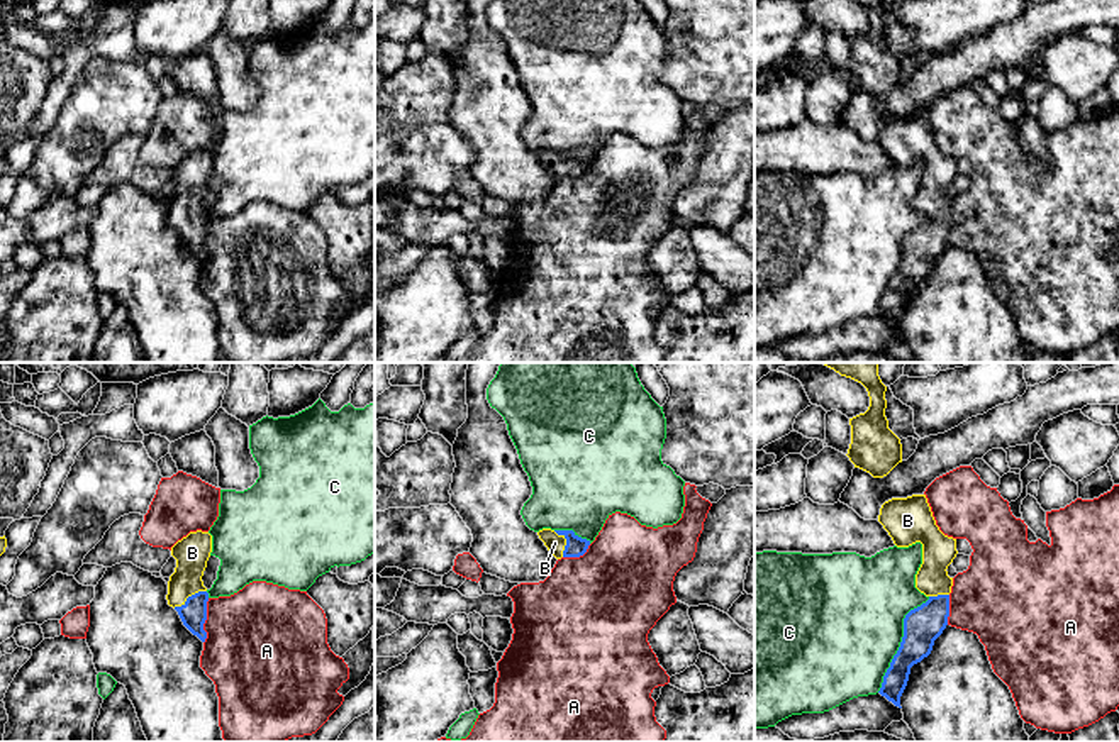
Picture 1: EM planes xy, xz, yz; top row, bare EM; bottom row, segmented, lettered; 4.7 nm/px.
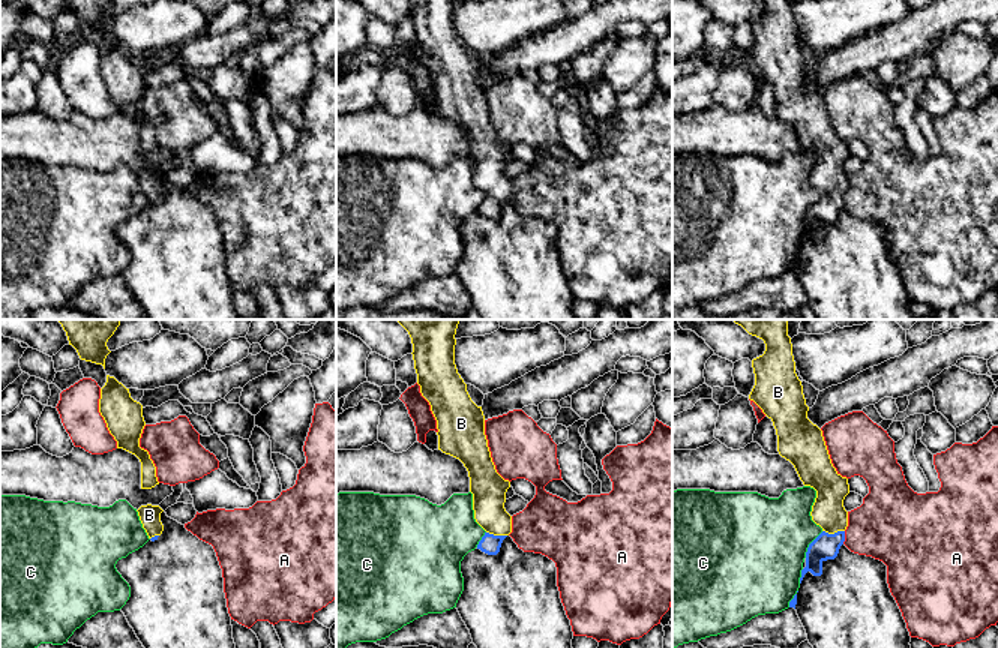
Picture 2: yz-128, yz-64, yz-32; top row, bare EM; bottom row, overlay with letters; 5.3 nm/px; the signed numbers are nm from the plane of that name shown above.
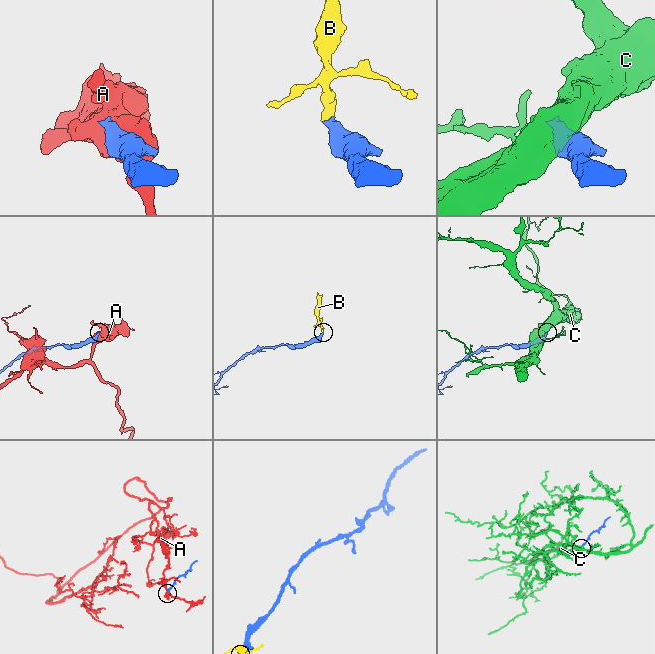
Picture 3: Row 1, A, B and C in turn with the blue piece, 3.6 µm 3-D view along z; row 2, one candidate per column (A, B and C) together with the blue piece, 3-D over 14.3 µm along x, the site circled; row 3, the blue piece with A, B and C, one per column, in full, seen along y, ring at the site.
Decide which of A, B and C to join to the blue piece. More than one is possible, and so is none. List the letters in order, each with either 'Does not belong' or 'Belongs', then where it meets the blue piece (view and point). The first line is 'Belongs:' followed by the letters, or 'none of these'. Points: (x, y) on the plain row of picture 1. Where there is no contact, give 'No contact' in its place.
Belongs: B
A: Does not belong. Touches blue at xy (205, 239)
B: Belongs. Touches blue at xy (189, 217)
C: Does not belong. Touches blue at yz (901, 263)

